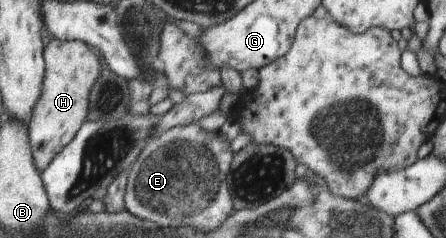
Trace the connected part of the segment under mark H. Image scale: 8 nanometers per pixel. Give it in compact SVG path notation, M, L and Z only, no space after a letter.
M53 39L46 45L46 73L43 81L43 95L33 109L31 119L30 145L34 163L39 172L45 173L55 161L55 157L74 141L79 129L89 115L89 97L95 81L101 75L101 61L95 48L83 41Z

